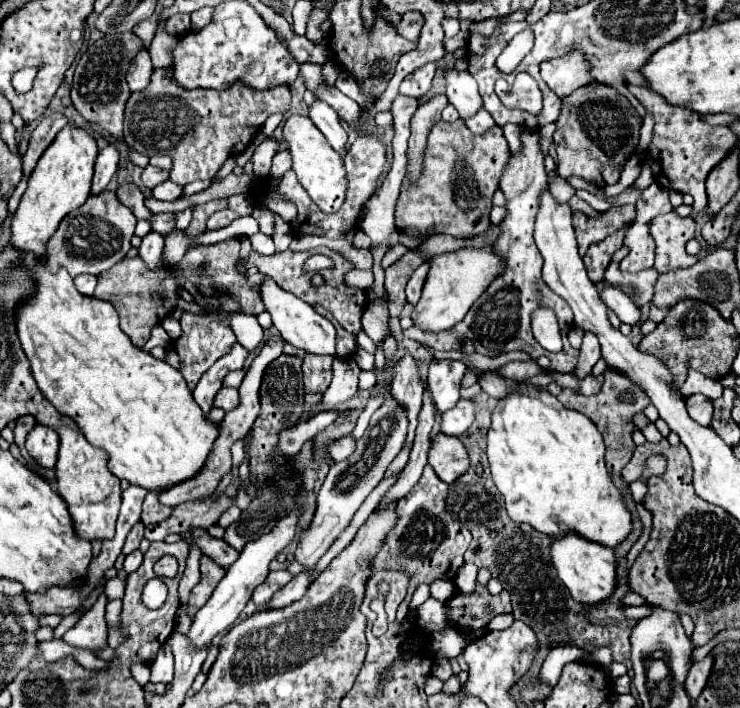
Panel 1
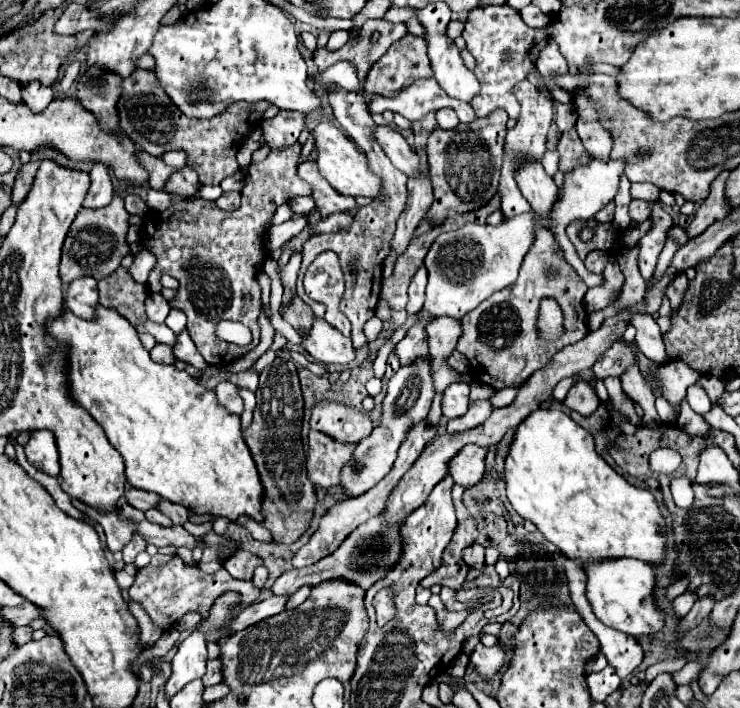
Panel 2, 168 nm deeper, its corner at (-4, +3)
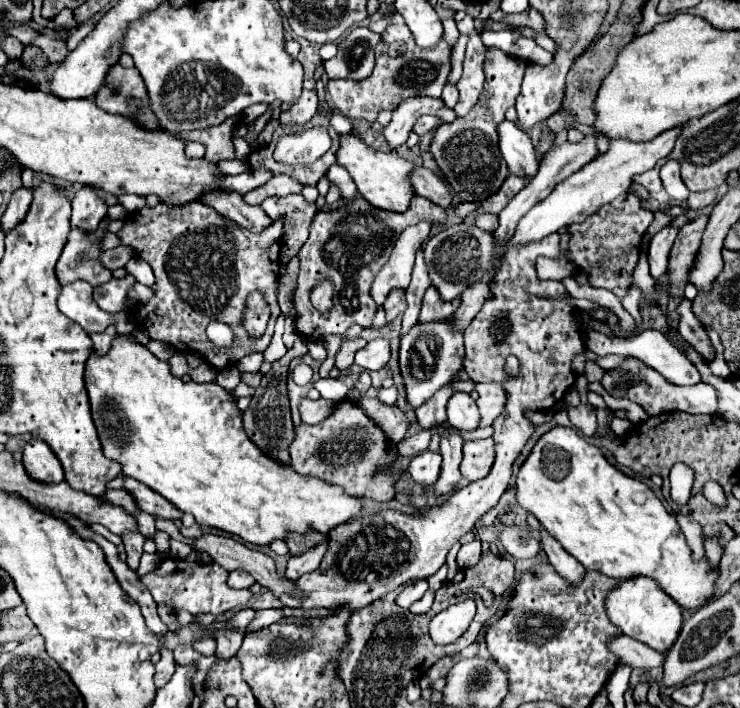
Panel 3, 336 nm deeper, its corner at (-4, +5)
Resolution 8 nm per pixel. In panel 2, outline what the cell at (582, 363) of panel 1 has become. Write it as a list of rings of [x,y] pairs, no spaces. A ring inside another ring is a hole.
[[[578,382],[578,384],[572,386],[568,396],[562,400],[562,404],[568,410],[574,410],[582,416],[590,416],[598,408],[600,400],[598,400],[598,396],[594,394],[594,390],[590,388],[588,382]]]

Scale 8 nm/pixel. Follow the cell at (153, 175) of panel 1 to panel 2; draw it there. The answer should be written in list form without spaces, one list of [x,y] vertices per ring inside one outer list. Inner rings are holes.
[[[182,168],[178,172],[174,172],[172,180],[168,180],[168,186],[164,188],[166,192],[176,192],[184,198],[190,198],[190,196],[196,196],[198,194],[198,188],[200,188],[200,180],[198,180],[198,174],[190,168]]]

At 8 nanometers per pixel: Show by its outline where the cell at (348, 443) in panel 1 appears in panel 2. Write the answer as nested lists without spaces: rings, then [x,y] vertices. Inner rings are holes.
[[[320,400],[312,406],[310,428],[332,434],[332,438],[340,438],[340,442],[358,442],[374,430],[374,424],[362,410],[332,400]]]

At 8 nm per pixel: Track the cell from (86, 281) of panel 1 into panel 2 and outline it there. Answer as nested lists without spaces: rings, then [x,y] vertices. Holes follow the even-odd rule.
[[[78,278],[68,286],[66,308],[72,310],[78,318],[92,320],[96,318],[96,306],[98,306],[98,286],[94,278]]]

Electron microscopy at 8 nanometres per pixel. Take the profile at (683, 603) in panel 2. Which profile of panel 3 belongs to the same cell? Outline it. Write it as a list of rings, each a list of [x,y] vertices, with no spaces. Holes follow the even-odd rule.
[[[708,540],[708,542],[704,544],[704,548],[706,548],[706,558],[708,558],[710,566],[716,568],[718,562],[720,562],[720,556],[722,556],[722,548],[718,546],[716,540]]]

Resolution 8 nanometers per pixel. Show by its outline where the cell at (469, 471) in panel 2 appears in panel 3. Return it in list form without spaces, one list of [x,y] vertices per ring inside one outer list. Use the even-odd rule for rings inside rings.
[[[470,440],[464,442],[464,458],[460,464],[460,472],[466,480],[474,482],[488,474],[494,462],[494,444],[492,440]]]

